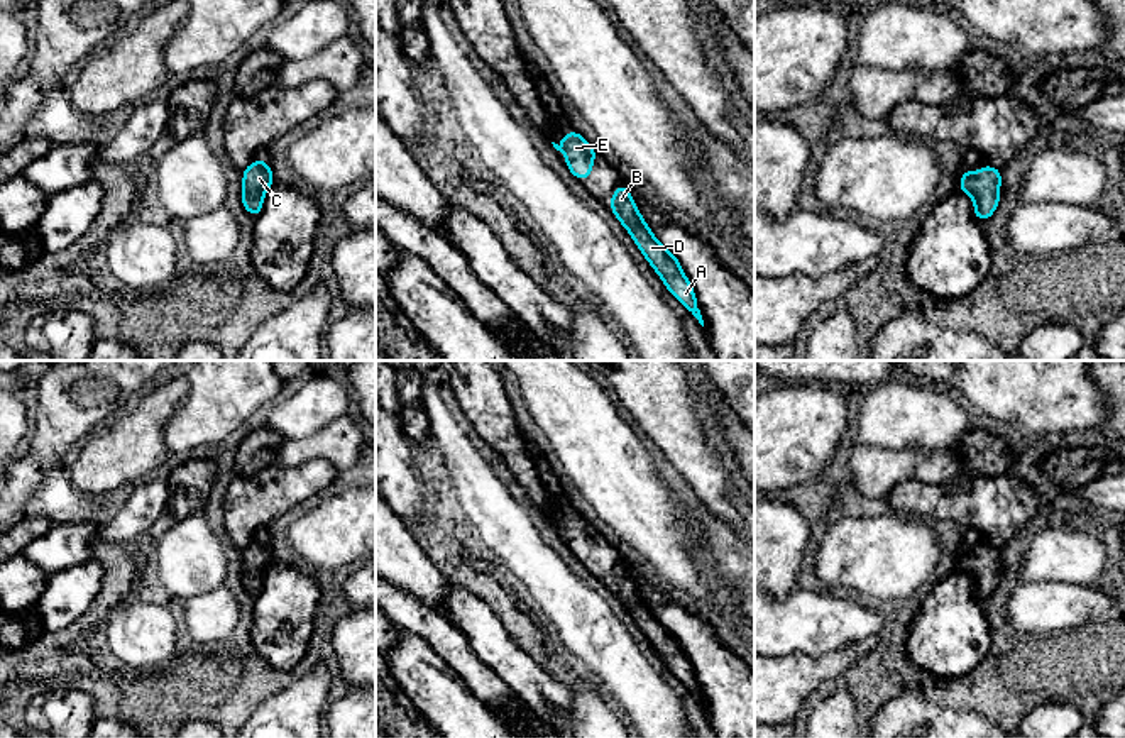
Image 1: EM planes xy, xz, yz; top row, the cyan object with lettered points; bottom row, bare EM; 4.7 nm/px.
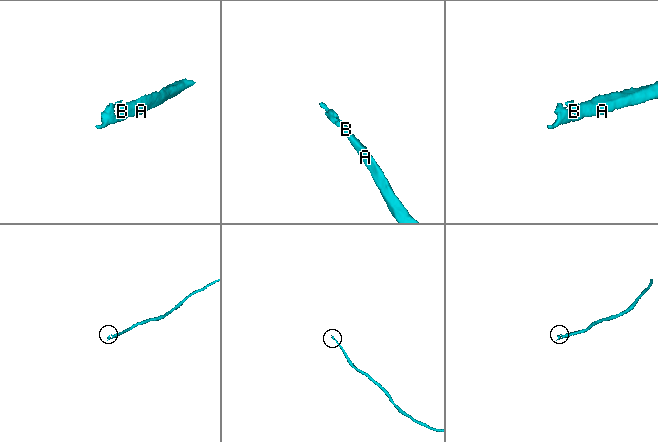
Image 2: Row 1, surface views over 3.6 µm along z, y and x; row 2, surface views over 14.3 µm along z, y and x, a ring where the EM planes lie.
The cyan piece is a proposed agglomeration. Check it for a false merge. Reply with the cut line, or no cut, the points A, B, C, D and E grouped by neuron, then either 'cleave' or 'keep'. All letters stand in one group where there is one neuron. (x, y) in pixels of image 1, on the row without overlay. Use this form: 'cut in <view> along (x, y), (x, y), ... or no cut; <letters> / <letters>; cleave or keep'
no cut; A B C D E; keep

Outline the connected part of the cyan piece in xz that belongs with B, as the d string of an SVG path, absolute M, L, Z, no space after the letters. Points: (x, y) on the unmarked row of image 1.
M621 564L614 569L609 581L614 596L628 608L633 620L648 638L651 647L663 658L668 670L699 699L704 706L700 689L692 669L690 660L685 657L677 636L668 631L648 608L646 601L638 591L638 586L631 579L629 567Z

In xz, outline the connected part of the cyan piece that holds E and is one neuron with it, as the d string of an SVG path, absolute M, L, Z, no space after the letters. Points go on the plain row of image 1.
M575 509L565 513L562 523L552 521L553 526L567 535L567 547L579 560L592 552L592 540L597 537L595 528Z

